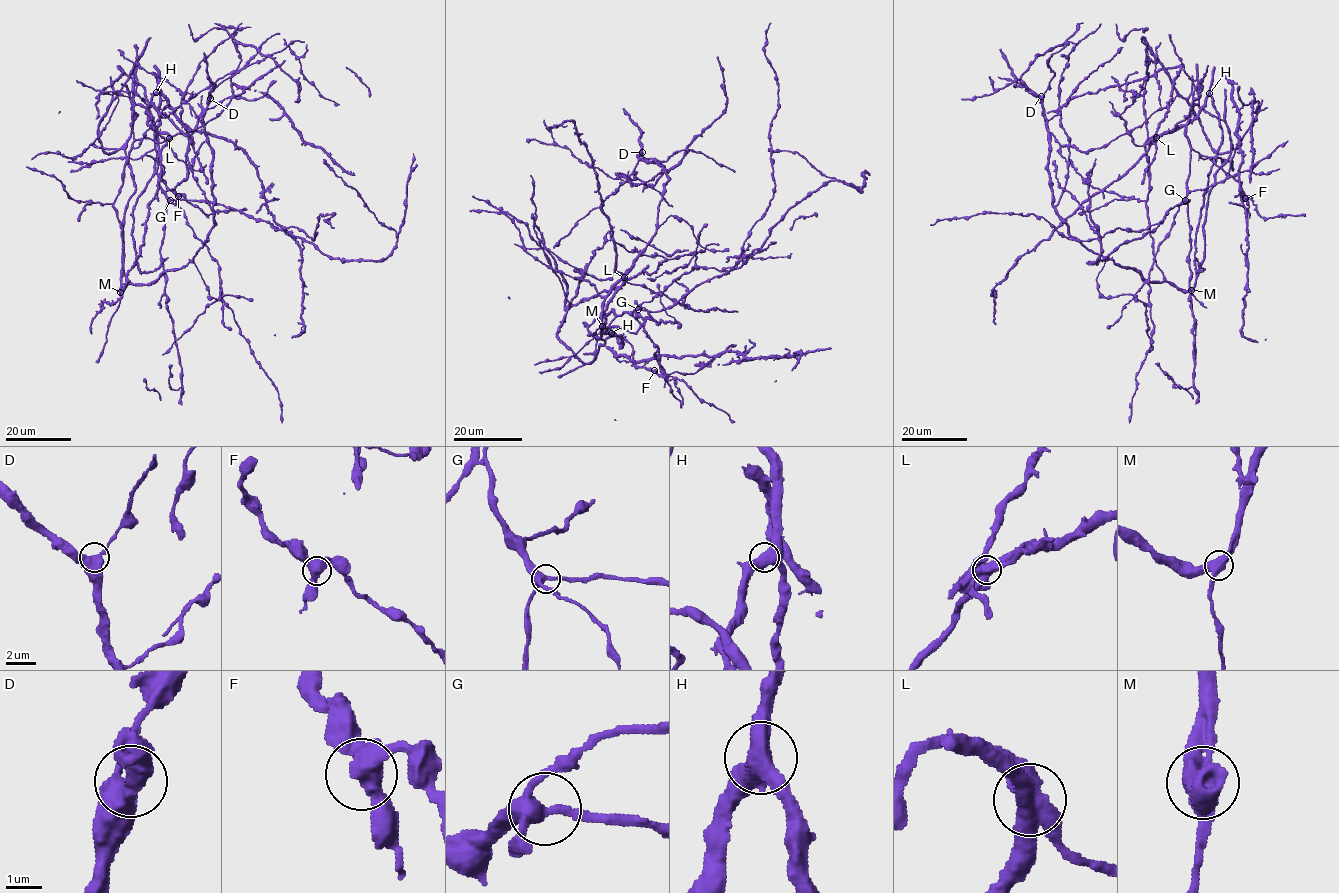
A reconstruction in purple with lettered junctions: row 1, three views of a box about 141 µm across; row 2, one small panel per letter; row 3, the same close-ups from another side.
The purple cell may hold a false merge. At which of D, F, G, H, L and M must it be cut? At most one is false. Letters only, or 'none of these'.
none of these

